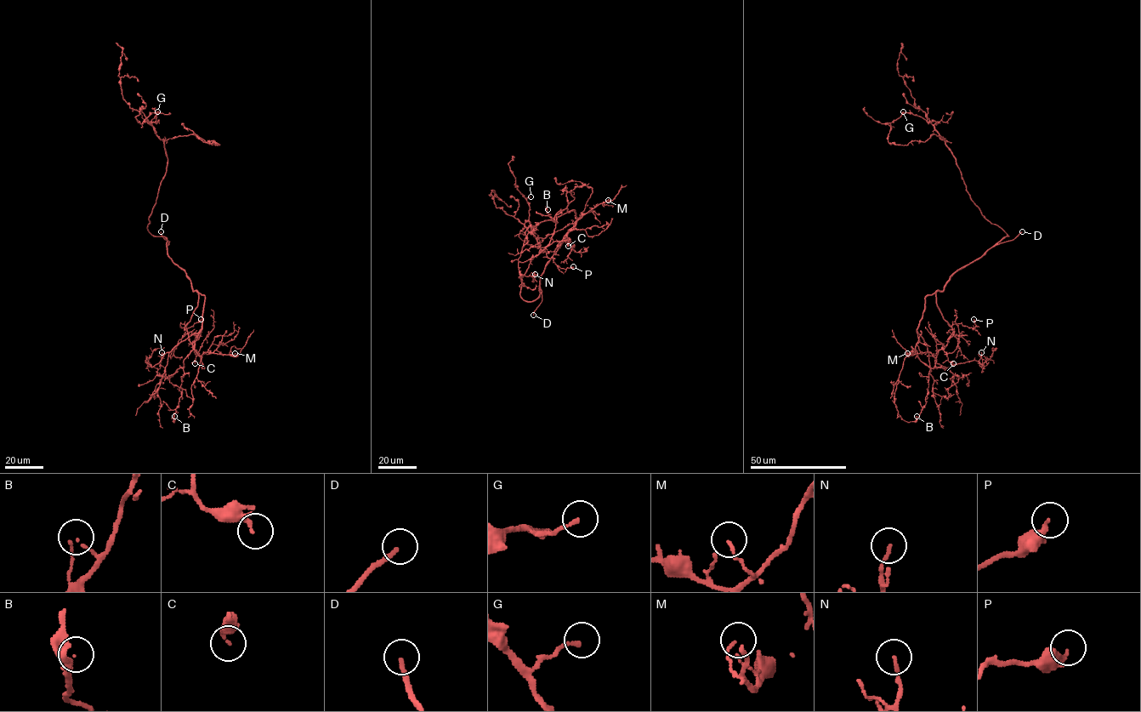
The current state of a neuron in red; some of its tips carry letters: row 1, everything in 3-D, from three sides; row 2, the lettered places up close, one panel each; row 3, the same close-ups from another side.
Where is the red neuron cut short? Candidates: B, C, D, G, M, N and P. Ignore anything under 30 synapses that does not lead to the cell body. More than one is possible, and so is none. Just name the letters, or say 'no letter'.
D

